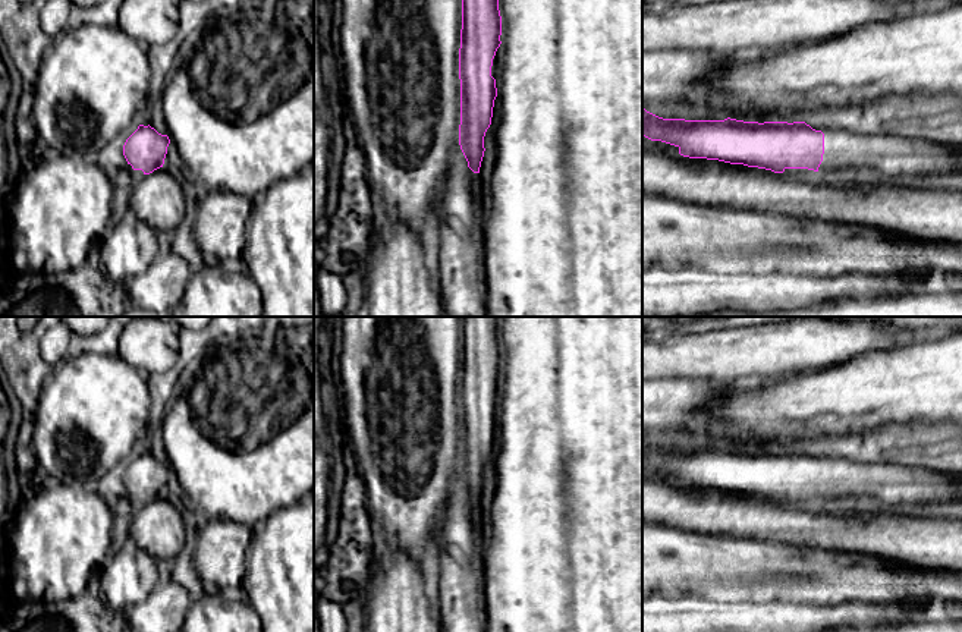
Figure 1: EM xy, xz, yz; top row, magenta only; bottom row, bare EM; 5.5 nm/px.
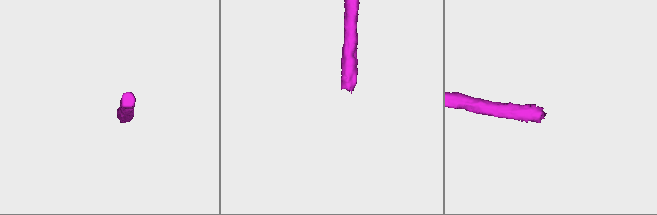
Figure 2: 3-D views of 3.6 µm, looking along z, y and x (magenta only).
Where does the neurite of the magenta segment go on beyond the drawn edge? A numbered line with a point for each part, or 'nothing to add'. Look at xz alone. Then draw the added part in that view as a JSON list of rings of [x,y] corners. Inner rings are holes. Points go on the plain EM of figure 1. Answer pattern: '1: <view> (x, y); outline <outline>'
1: xz (472, 508); outline [[[466,496],[465,503],[468,516],[474,525],[475,532],[478,532],[481,537],[485,537],[485,532],[481,525],[480,501],[474,501],[469,496]]]

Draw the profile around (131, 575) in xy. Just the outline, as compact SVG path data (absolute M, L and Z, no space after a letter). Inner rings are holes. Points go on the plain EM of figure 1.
M132 540L98 570L106 606L116 613L144 601L154 589L161 565Z

